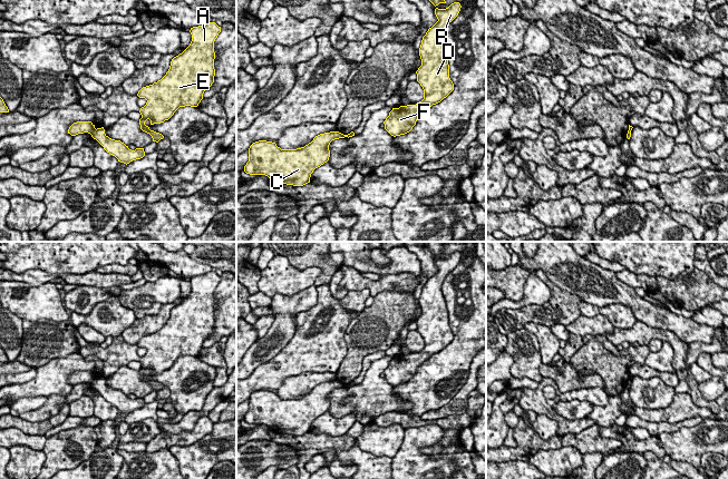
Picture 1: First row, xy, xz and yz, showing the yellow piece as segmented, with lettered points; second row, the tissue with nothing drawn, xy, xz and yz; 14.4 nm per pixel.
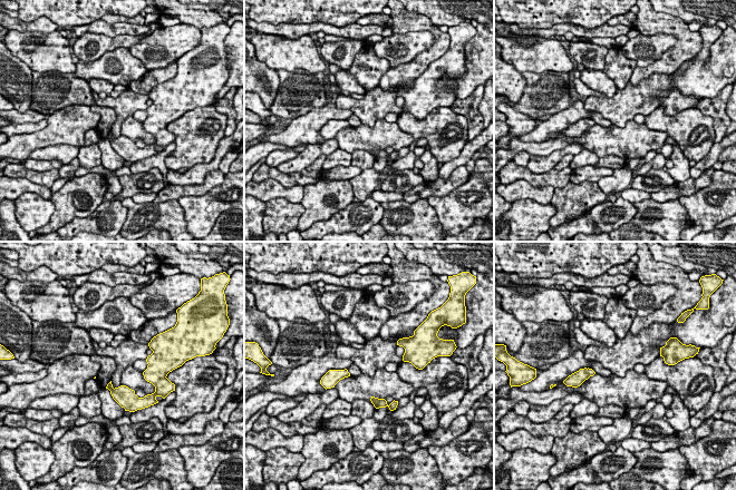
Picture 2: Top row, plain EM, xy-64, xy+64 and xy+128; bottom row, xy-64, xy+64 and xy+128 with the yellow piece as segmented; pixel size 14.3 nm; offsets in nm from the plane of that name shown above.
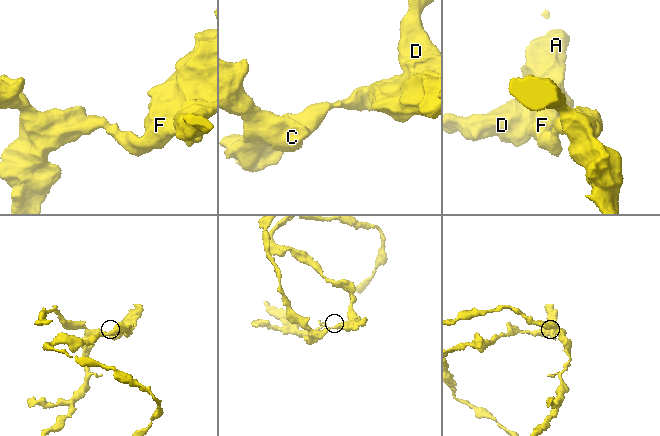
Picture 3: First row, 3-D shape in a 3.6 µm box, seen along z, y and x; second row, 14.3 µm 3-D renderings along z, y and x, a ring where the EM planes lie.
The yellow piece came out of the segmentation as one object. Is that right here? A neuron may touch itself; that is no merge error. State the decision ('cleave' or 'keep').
cleave

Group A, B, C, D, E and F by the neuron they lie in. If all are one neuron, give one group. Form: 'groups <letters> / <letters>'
groups A B D E F / C

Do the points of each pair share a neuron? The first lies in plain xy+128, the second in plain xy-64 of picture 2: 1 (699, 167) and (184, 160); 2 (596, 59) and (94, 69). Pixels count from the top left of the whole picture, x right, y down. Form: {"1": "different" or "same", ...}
{"1": "different", "2": "different"}

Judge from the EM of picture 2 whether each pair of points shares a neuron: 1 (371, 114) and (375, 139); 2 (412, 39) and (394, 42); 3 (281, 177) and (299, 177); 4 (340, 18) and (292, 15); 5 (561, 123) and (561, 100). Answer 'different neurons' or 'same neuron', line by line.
1: different neurons
2: same neuron
3: same neuron
4: same neuron
5: different neurons

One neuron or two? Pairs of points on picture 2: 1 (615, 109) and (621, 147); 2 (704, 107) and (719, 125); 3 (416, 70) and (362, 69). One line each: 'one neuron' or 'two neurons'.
1: two neurons
2: one neuron
3: two neurons

